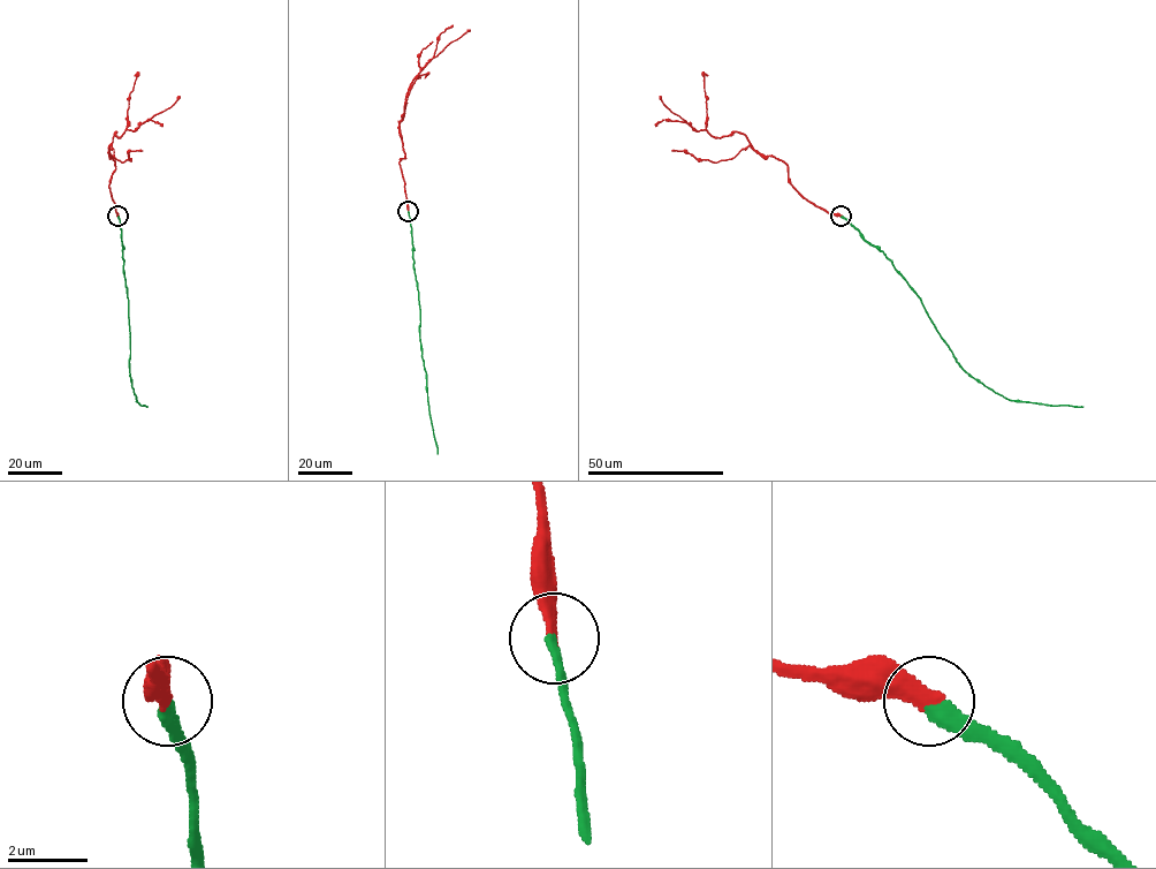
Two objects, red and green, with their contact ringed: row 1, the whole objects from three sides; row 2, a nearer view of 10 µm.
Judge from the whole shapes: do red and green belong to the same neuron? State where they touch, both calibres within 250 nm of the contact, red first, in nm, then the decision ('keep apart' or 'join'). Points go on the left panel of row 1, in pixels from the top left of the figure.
at (118, 216); 380 nm thick on the red side, 320 nm on the other; join

